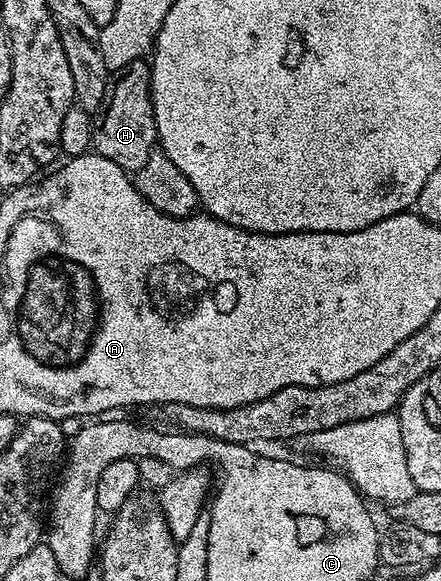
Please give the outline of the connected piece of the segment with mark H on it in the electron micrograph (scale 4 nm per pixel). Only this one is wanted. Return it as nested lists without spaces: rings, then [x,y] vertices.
[[[143,59],[136,60],[119,73],[105,90],[103,107],[92,126],[95,155],[110,158],[118,167],[135,174],[146,166],[147,156],[157,147],[156,123],[152,109],[152,70]]]

